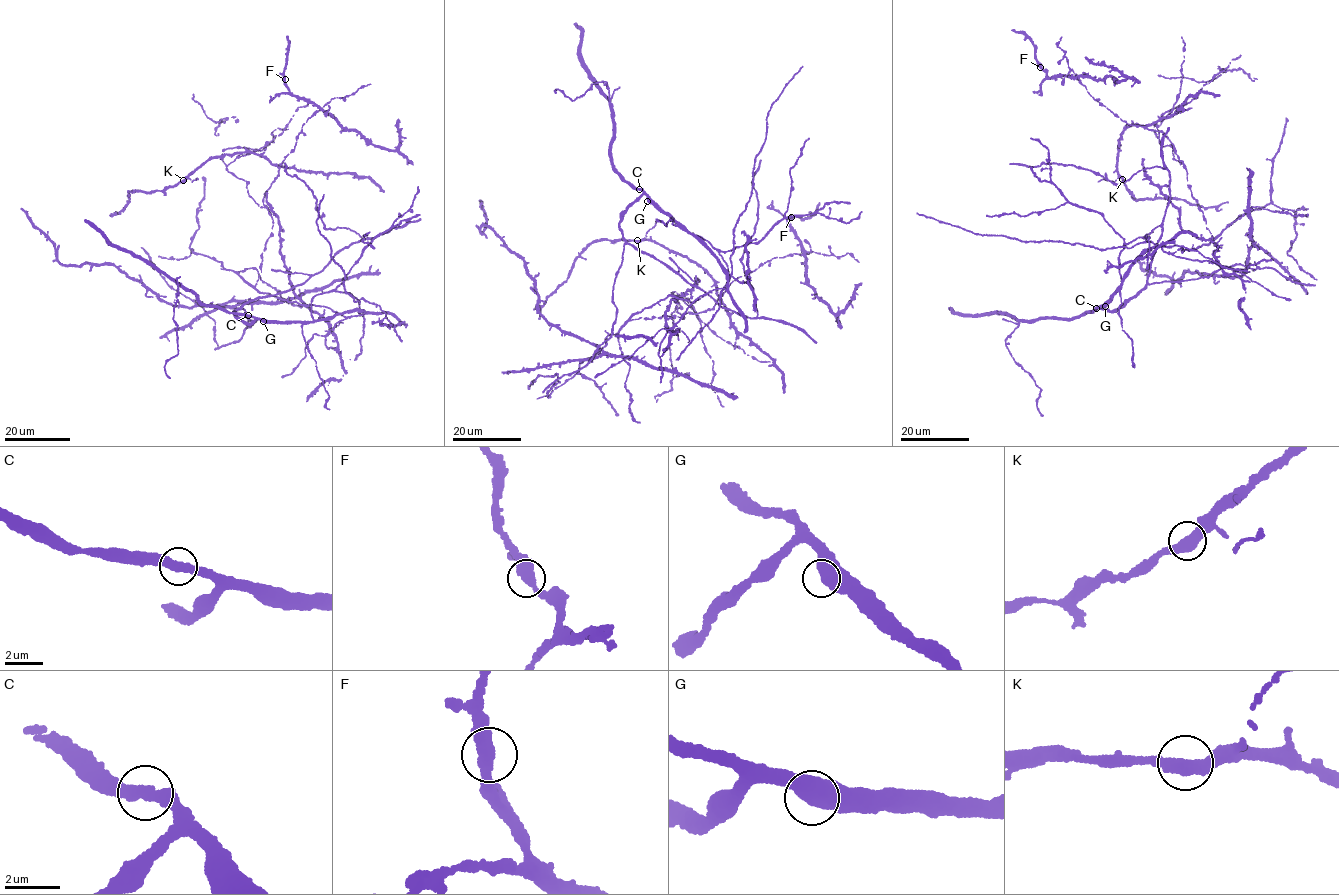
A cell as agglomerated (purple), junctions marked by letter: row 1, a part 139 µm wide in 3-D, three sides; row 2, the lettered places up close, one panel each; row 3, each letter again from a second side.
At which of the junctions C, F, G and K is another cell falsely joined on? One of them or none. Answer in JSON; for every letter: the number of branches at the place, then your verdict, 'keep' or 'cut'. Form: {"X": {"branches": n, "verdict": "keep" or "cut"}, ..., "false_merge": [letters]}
{"C": {"branches": 2, "verdict": "keep"}, "F": {"branches": 2, "verdict": "keep"}, "G": {"branches": 2, "verdict": "keep"}, "K": {"branches": 2, "verdict": "keep"}, "false_merge": []}

